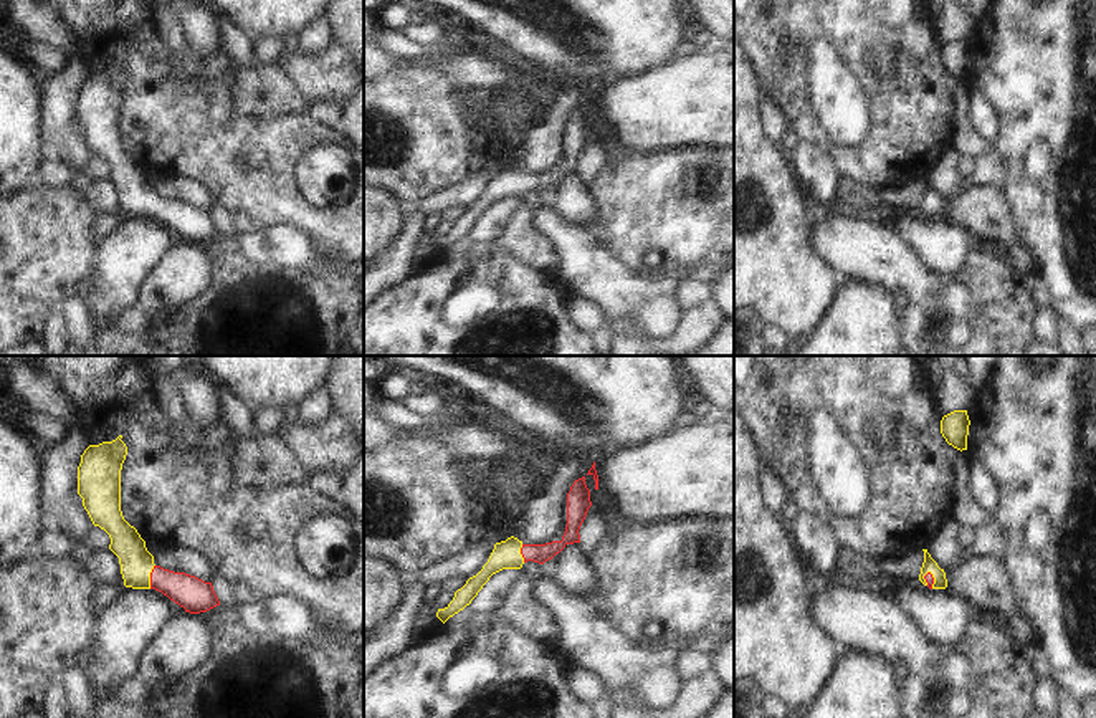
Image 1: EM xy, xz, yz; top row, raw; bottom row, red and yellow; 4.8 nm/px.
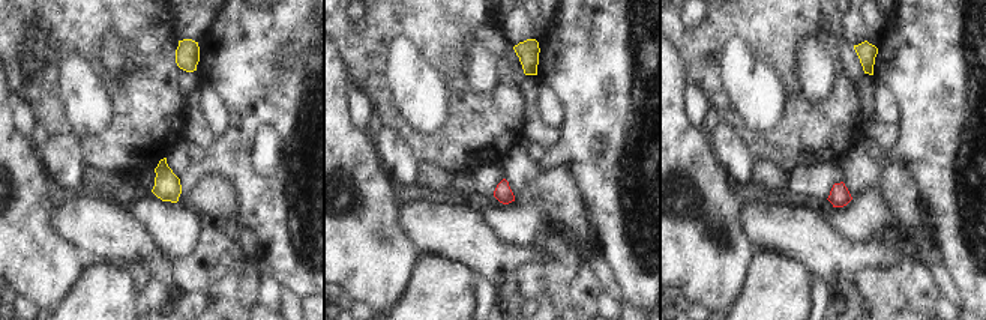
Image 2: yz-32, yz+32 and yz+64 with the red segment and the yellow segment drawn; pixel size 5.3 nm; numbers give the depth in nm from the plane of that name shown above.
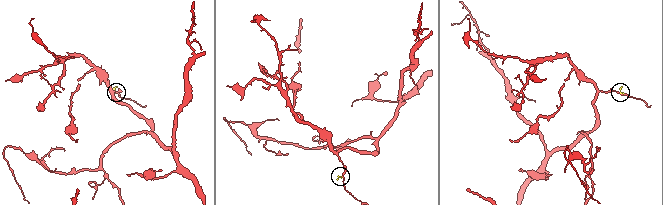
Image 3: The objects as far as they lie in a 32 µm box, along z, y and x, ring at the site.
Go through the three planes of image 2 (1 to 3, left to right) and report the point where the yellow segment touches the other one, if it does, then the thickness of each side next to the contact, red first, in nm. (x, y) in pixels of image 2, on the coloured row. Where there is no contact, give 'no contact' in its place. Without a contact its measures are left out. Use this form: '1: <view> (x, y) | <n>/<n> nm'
1: no contact
2: no contact
3: no contact

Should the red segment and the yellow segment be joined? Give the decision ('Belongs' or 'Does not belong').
Belongs

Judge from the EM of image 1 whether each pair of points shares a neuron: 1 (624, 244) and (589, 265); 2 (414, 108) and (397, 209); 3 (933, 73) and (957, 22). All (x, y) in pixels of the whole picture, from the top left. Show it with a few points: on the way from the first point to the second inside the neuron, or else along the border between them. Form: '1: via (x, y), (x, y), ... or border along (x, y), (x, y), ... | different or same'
1: border along (586, 227), (607, 250), (642, 275) | different
2: border along (381, 186), (392, 191), (409, 205) | different
3: border along (934, 17), (938, 40), (943, 45) | different

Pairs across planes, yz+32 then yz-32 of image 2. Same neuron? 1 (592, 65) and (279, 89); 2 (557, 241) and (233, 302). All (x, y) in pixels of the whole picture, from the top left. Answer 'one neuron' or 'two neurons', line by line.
1: one neuron
2: one neuron

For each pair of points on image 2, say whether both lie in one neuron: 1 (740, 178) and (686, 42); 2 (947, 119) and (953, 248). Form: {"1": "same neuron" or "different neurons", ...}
{"1": "different neurons", "2": "same neuron"}

